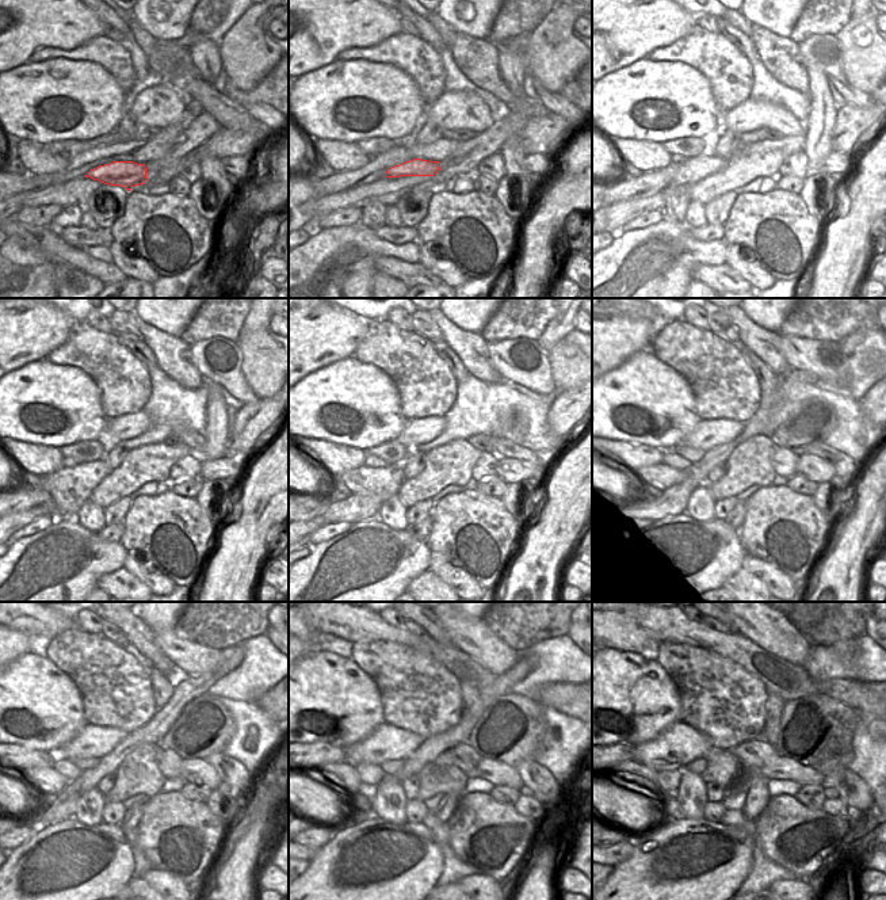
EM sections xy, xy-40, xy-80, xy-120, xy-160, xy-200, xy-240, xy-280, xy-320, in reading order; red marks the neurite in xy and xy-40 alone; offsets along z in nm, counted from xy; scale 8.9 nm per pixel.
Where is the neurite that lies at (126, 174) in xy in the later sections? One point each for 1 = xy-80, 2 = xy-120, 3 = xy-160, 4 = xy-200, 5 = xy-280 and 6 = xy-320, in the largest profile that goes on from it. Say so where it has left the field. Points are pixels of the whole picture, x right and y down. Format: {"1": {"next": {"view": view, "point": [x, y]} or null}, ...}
{"1": {"next": {"view": "xy-80", "point": [688, 172]}}, "2": {"next": {"view": "xy-120", "point": [83, 479]}}, "3": {"next": {"view": "xy-160", "point": [386, 481]}}, "4": {"next": {"view": "xy-200", "point": [661, 476]}}, "5": {"next": {"view": "xy-280", "point": [344, 775]}}, "6": {"next": {"view": "xy-320", "point": [633, 769]}}}

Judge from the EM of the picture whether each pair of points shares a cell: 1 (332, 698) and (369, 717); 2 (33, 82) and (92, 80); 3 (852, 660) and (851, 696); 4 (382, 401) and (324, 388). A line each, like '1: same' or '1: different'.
1: same
2: same
3: different
4: same

